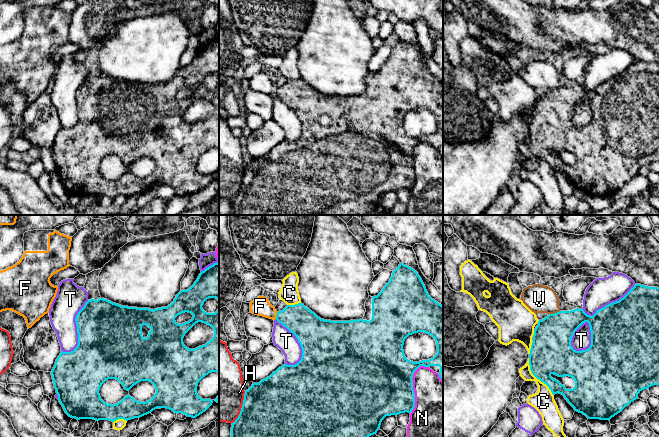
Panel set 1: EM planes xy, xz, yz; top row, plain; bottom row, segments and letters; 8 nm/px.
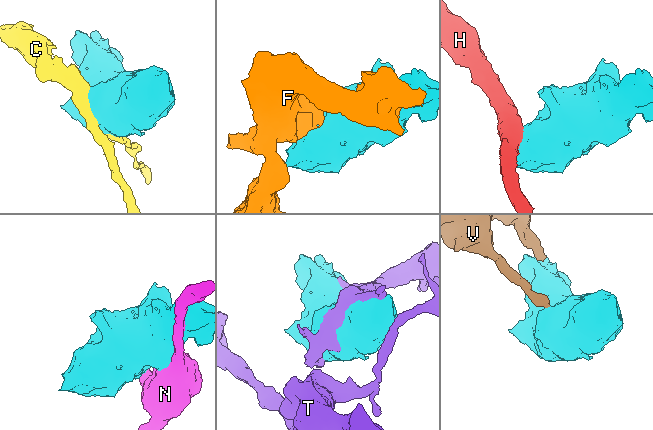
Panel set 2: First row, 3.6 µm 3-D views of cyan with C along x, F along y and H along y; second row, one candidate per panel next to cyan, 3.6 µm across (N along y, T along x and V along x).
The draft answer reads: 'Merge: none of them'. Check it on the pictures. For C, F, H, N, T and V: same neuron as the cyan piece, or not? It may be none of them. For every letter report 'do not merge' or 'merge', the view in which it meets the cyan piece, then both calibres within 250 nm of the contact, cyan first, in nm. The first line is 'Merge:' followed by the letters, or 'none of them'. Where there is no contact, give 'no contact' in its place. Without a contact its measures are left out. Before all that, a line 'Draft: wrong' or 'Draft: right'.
Draft: right
Merge: none of them
C: do not merge; meets cyan in yz; 340 nm thick on the cyan side, 180 nm on the other
F: do not merge; meets cyan in xz; 240 nm thick on the cyan side, 150 nm on the other
H: do not merge; meets cyan in xz; 500 nm thick on the cyan side, 400 nm on the other
N: do not merge; meets cyan in xz; 500 nm thick on the cyan side, 380 nm on the other
T: do not merge; meets cyan in yz; 340 nm thick on the cyan side, 160 nm on the other
V: do not merge; meets cyan in yz; 300 nm thick on the cyan side, 220 nm on the other

